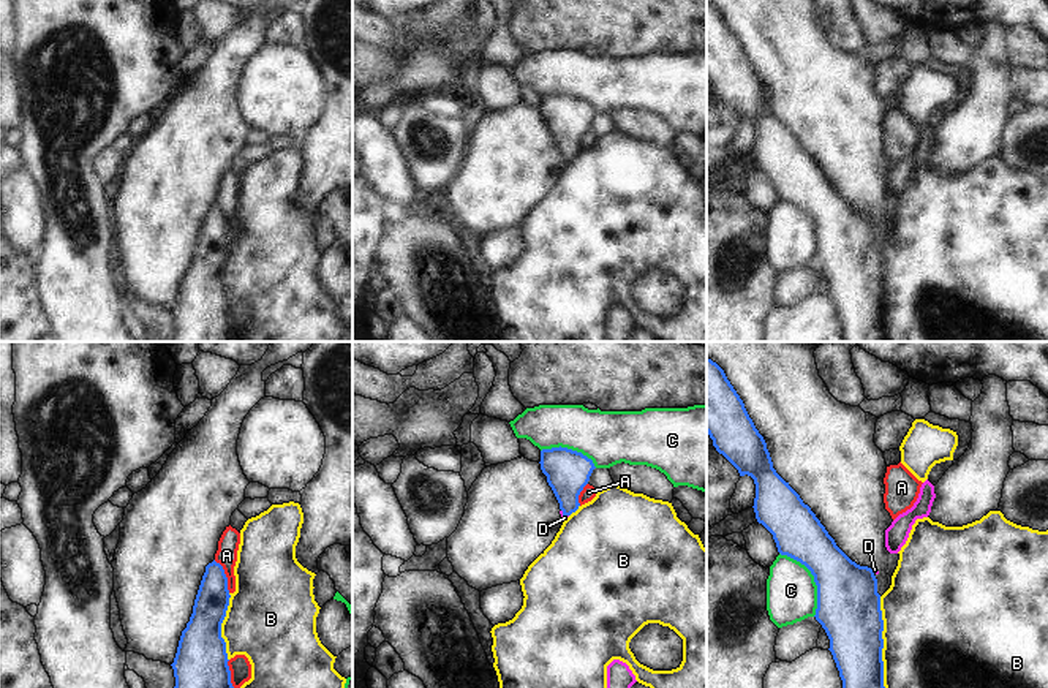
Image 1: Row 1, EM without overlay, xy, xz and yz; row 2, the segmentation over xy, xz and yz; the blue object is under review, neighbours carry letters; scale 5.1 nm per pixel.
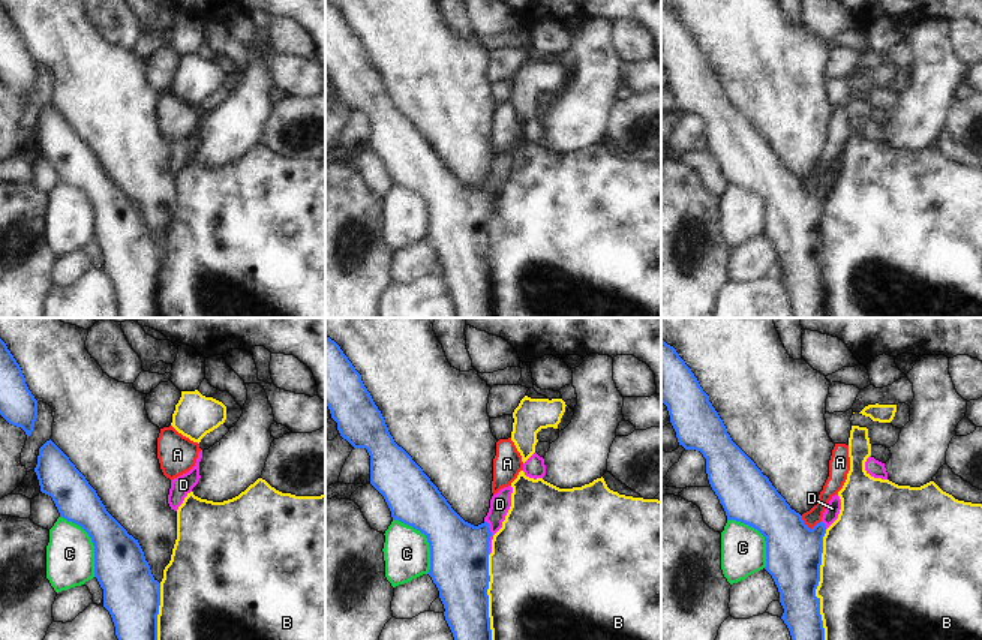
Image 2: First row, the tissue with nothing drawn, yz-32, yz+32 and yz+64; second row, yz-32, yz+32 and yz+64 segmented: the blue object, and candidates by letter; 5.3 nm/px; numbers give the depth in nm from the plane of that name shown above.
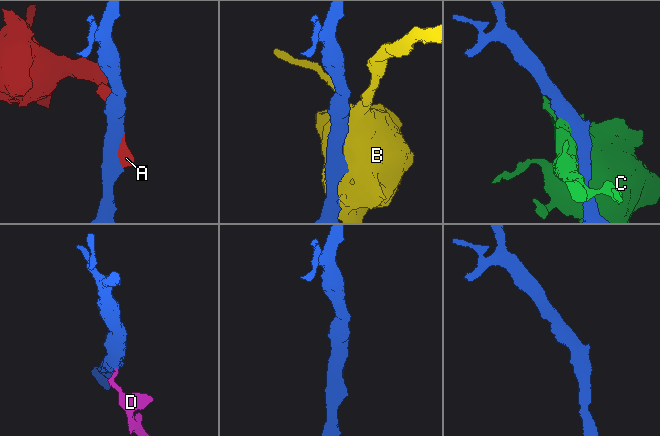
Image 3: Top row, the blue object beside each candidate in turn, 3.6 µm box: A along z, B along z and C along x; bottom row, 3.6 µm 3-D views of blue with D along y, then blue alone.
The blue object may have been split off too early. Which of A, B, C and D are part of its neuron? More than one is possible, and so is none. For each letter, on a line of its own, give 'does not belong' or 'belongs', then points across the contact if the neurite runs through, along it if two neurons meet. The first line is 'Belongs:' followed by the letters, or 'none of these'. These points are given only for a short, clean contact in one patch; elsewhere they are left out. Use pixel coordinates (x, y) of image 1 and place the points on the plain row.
Belongs: D
A: does not belong
B: does not belong
C: does not belong
D: belongs; runs through xz (568, 117), (565, 160), (565, 163)

